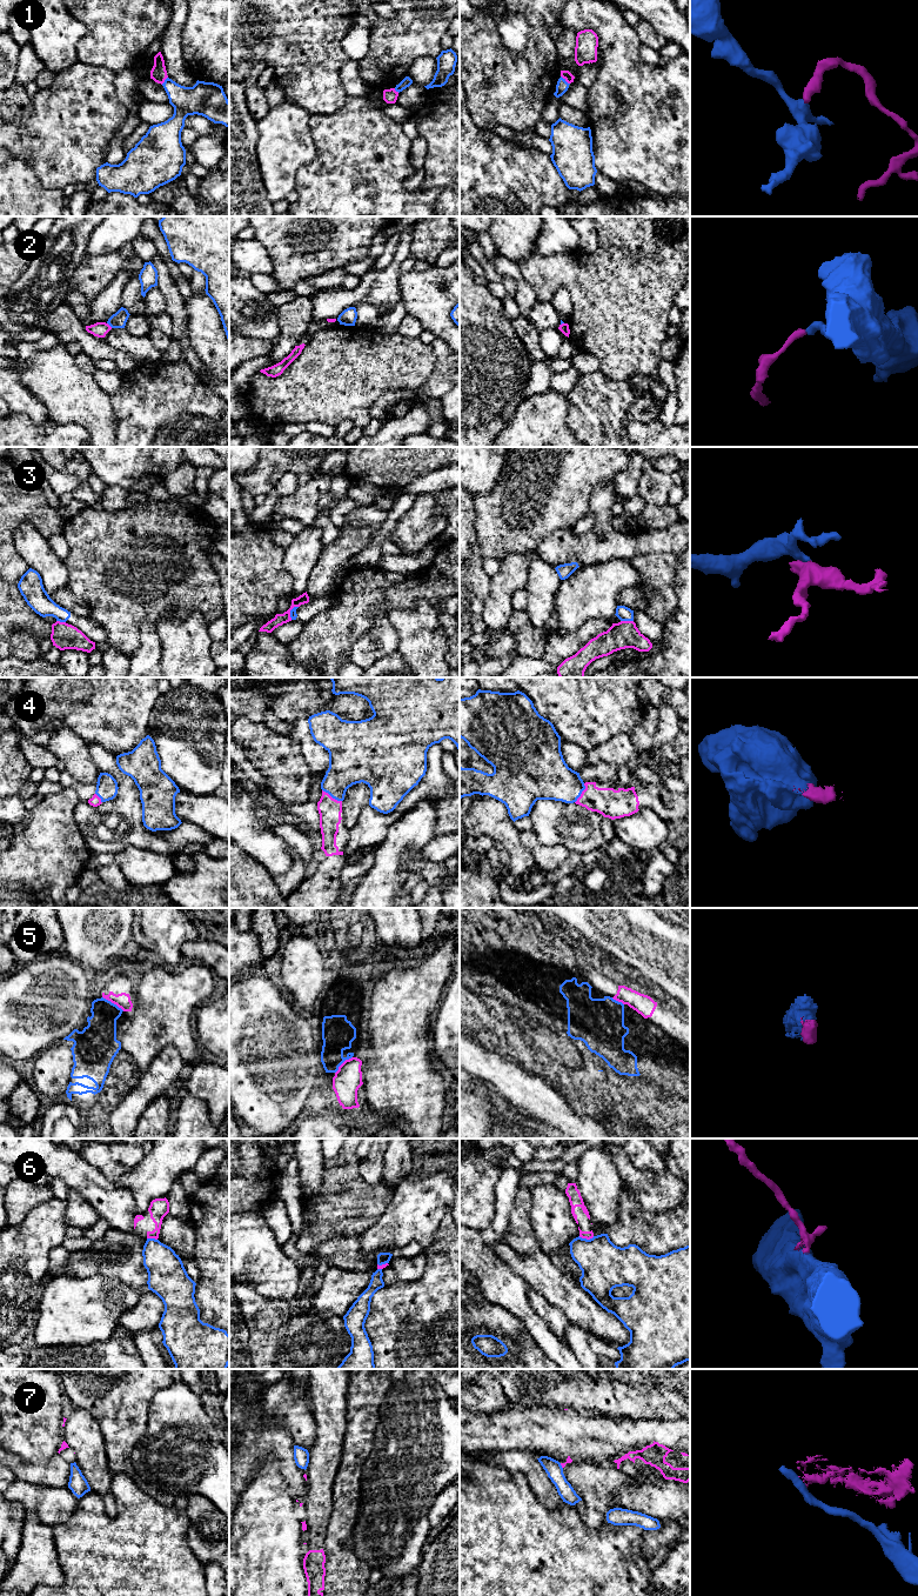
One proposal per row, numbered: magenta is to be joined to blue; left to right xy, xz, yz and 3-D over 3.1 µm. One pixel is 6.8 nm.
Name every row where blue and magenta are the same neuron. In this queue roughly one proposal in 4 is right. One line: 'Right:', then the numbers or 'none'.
Right: 4

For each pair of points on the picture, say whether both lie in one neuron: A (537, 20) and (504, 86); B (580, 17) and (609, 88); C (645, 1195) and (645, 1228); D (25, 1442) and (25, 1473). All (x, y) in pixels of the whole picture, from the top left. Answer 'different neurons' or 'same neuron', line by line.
A: same neuron
B: same neuron
C: different neurons
D: different neurons

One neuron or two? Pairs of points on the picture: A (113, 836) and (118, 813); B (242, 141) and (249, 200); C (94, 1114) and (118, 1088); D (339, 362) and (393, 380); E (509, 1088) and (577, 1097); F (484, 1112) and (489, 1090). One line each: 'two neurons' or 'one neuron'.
A: one neuron
B: one neuron
C: one neuron
D: one neuron
E: two neurons
F: two neurons

